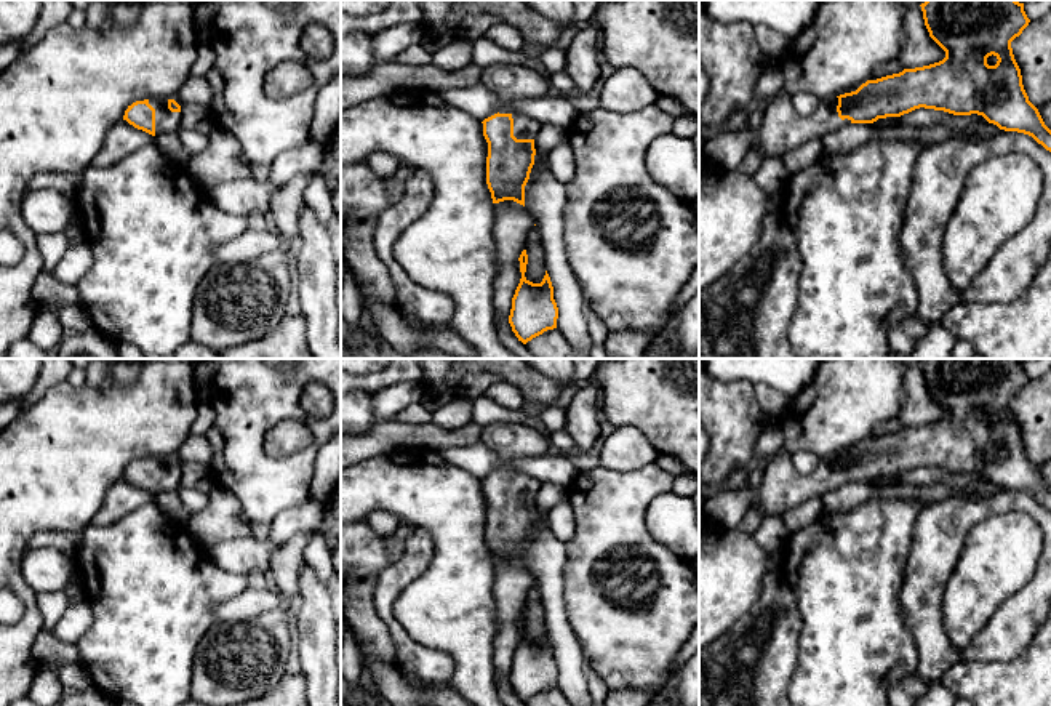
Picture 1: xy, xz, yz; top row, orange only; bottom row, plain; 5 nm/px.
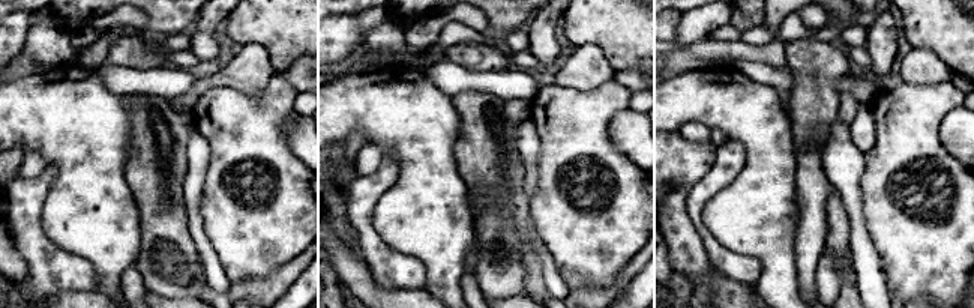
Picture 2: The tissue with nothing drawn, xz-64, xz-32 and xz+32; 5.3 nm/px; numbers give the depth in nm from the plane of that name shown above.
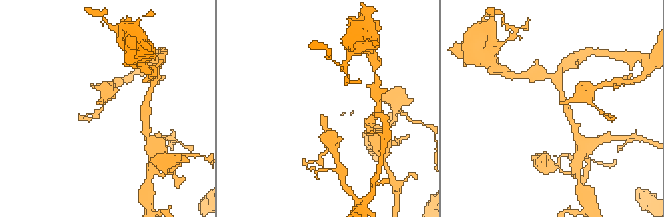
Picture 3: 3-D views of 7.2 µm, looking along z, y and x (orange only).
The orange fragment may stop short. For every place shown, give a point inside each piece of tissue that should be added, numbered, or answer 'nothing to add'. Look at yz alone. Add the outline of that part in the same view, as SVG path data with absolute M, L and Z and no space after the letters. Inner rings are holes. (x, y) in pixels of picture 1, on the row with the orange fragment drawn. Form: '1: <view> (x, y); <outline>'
1: yz (783, 128); M782 93L765 102L761 126L752 147L760 147L765 158L782 157L808 139L822 139L825 134L851 123L851 120L838 117L837 106L837 96L824 98L819 99L819 106L813 115L801 117L793 109L790 96Z

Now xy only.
1: xy (165, 120); M150 98L149 104L155 109L155 136L179 130L181 112L168 109L168 98Z

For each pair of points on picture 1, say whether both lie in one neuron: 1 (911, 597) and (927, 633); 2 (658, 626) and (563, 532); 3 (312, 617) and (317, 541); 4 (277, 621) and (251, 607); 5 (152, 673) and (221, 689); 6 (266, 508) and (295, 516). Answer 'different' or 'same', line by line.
1: same
2: different
3: different
4: different
5: different
6: different

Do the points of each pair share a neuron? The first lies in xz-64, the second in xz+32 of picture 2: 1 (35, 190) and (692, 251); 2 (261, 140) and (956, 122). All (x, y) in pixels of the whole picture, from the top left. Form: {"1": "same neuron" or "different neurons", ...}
{"1": "different neurons", "2": "different neurons"}

